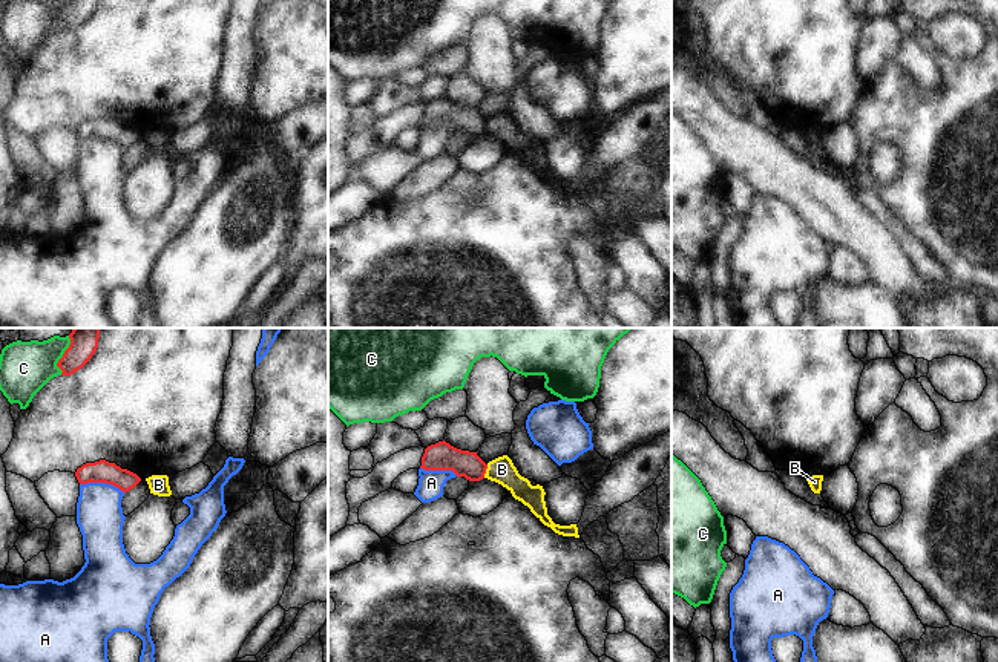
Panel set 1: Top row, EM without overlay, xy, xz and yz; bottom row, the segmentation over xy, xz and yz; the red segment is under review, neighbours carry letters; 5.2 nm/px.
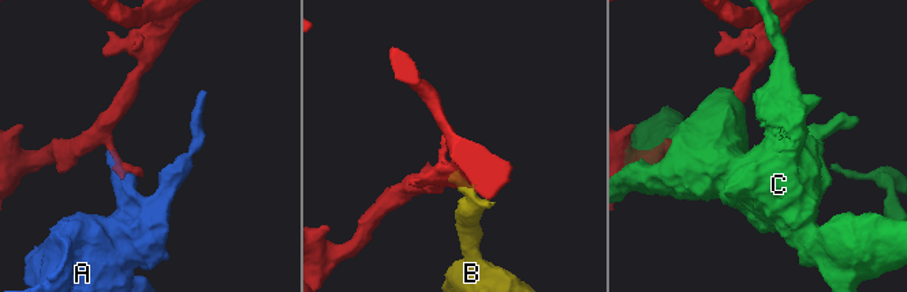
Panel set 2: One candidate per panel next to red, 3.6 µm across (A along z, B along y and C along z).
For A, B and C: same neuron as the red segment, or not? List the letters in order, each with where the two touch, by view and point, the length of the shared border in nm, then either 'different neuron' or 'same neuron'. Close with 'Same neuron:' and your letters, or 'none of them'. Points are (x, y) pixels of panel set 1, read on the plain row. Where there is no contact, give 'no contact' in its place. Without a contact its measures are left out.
A: contact xy (103, 138); length 240 nm; different neuron
B: contact xz (485, 127); length 80 nm; different neuron
C: contact xy (60, 16); length 180 nm; different neuron
Same neuron: none of them

